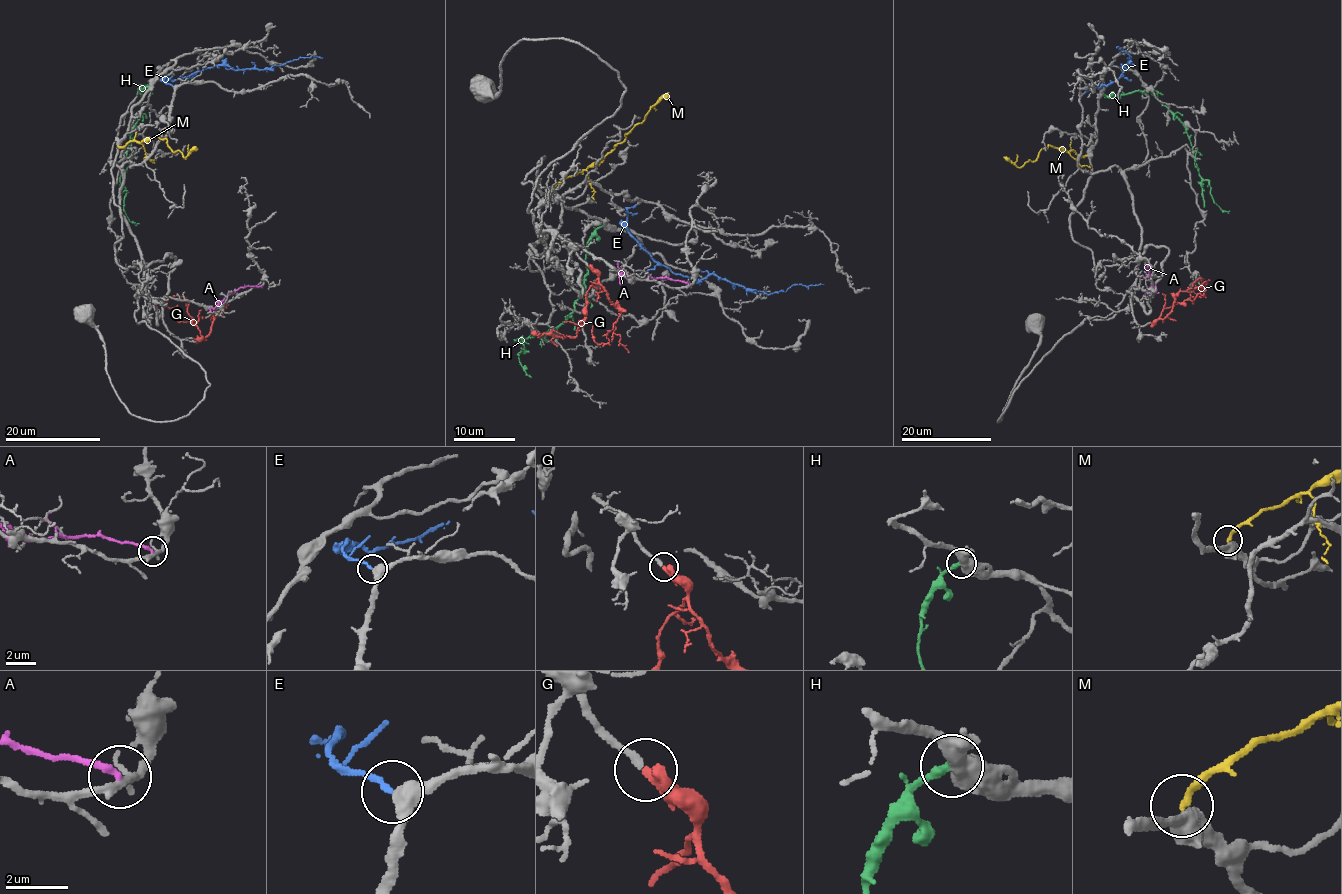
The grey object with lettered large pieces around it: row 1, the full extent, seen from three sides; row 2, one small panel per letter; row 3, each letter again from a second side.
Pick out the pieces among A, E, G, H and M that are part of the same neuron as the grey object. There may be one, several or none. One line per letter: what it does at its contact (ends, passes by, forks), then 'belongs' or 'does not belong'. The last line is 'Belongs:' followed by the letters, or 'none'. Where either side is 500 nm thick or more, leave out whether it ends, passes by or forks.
A: it ends; does not belong
E: it ends; belongs
G: it ends; belongs
H: does not belong
M: it ends; does not belong
Belongs: E, G

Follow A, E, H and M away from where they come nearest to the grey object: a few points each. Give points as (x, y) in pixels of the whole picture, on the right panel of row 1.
A: (1149, 265), (1152, 286), (1142, 296)
E: (1083, 94), (1092, 85), (1107, 86), (1115, 82), (1126, 67), (1127, 63), (1122, 67), (1130, 57), (1116, 47)
H: (1102, 93), (1111, 96), (1150, 92), (1183, 124), (1199, 175), (1209, 184), (1212, 199), (1224, 211), (1230, 211)
M: (1087, 155), (1080, 156), (1075, 151), (1049, 145), (1034, 161), (1029, 159), (1019, 168), (1004, 157)

